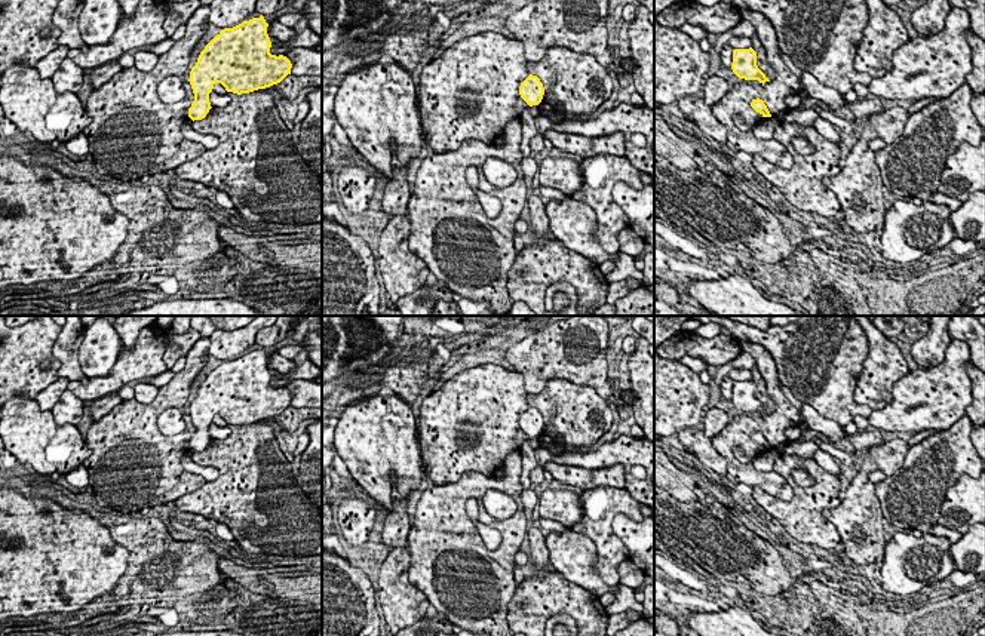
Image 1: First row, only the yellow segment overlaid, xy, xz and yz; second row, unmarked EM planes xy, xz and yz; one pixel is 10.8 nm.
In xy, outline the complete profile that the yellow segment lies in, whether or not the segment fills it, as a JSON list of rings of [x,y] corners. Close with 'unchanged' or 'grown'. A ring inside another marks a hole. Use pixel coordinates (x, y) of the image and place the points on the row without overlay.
[[[264,348],[221,362],[200,384],[190,403],[194,433],[188,449],[202,452],[209,445],[209,425],[215,415],[237,427],[266,421],[291,406],[292,396],[283,387],[271,387]]]; unchanged

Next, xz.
[[[530,406],[519,418],[521,430],[530,437],[538,437],[544,427],[543,415],[537,408]]]; unchanged

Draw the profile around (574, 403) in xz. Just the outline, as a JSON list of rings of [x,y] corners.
[[[564,378],[549,380],[538,394],[527,394],[528,406],[537,408],[544,420],[541,434],[555,437],[561,434],[570,449],[590,448],[613,424],[613,412],[593,387],[577,385]]]

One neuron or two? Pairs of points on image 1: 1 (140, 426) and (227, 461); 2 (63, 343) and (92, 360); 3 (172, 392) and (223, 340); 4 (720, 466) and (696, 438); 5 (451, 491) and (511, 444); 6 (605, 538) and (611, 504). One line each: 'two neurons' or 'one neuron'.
1: two neurons
2: two neurons
3: two neurons
4: one neuron
5: two neurons
6: one neuron

